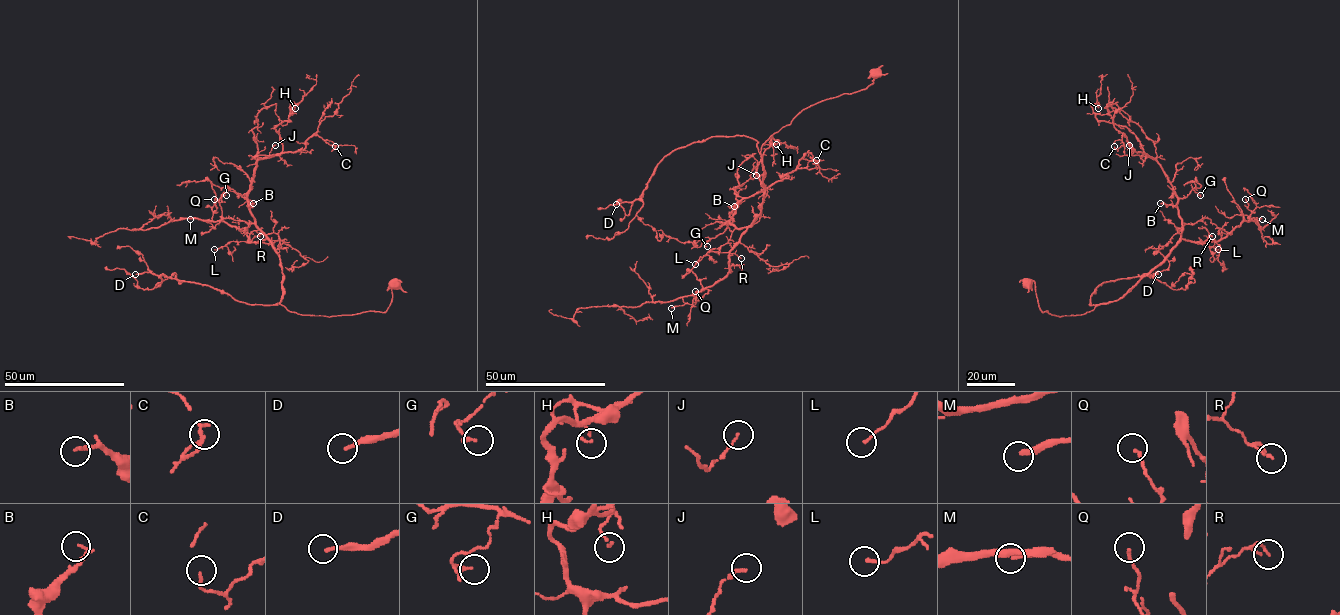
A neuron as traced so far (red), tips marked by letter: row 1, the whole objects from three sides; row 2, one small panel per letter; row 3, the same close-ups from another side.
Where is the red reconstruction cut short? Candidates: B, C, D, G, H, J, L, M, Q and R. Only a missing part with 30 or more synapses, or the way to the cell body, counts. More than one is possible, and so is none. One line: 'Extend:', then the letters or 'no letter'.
Extend: D

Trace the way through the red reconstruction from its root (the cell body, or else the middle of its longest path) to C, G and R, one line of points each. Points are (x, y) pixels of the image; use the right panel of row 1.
C: (1026, 284), (1043, 312), (1083, 314), (1122, 297), (1179, 239), (1161, 165), (1123, 134), (1114, 146)
G: (1026, 284), (1034, 282), (1040, 309), (1059, 316), (1119, 300), (1179, 239), (1177, 201), (1192, 188), (1200, 195)
R: (1026, 284), (1034, 282), (1043, 312), (1059, 316), (1083, 314), (1122, 297), (1182, 239), (1206, 242), (1212, 236)

